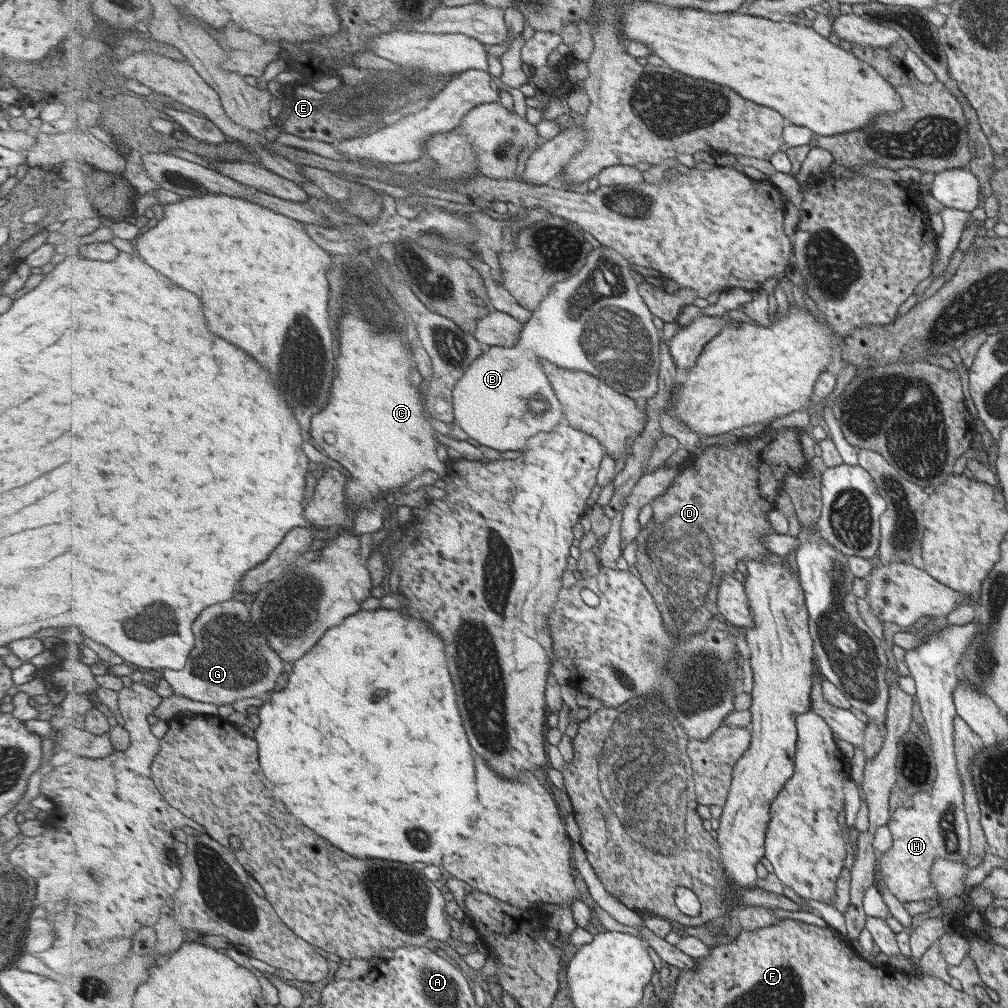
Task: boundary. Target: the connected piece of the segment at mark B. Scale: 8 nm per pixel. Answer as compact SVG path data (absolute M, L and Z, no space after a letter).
M600 245L601 248L595 246L595 250L589 254L589 262L583 270L575 274L569 280L558 282L553 288L553 292L550 296L542 302L542 306L538 310L533 312L533 316L523 326L521 332L521 339L517 346L509 348L508 346L491 346L486 353L479 353L479 357L475 359L466 370L465 374L455 384L451 397L449 399L450 404L453 406L453 412L455 416L455 422L458 423L460 428L472 439L477 442L493 448L501 452L507 452L507 450L527 450L528 442L530 438L537 436L540 432L553 432L562 422L565 421L564 405L559 400L554 386L551 384L547 374L544 370L544 364L542 360L548 360L552 364L556 364L561 368L570 368L571 370L581 370L588 372L593 376L597 376L603 379L603 382L608 383L615 390L618 390L621 394L630 396L635 400L645 400L646 404L649 399L653 398L659 390L659 380L661 380L661 364L663 364L664 357L664 345L663 345L663 330L659 330L659 317L655 318L654 310L651 310L650 306L647 306L646 300L640 293L640 286L644 283L643 277L639 274L639 266L635 265L635 262L629 262L614 248L608 248L607 246Z

